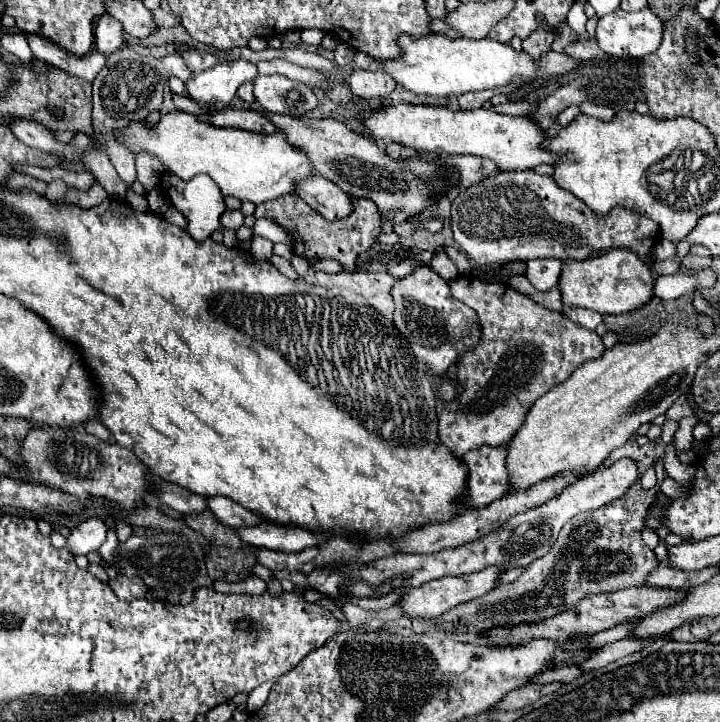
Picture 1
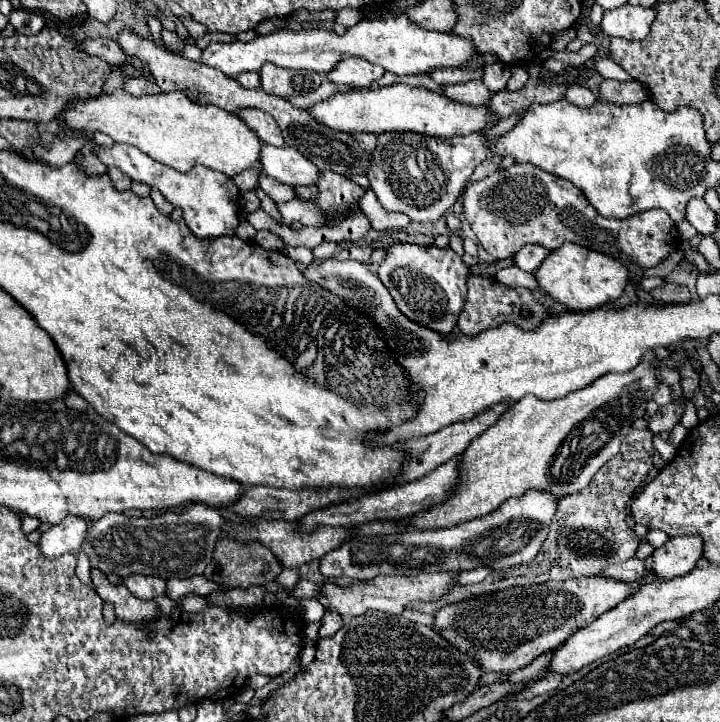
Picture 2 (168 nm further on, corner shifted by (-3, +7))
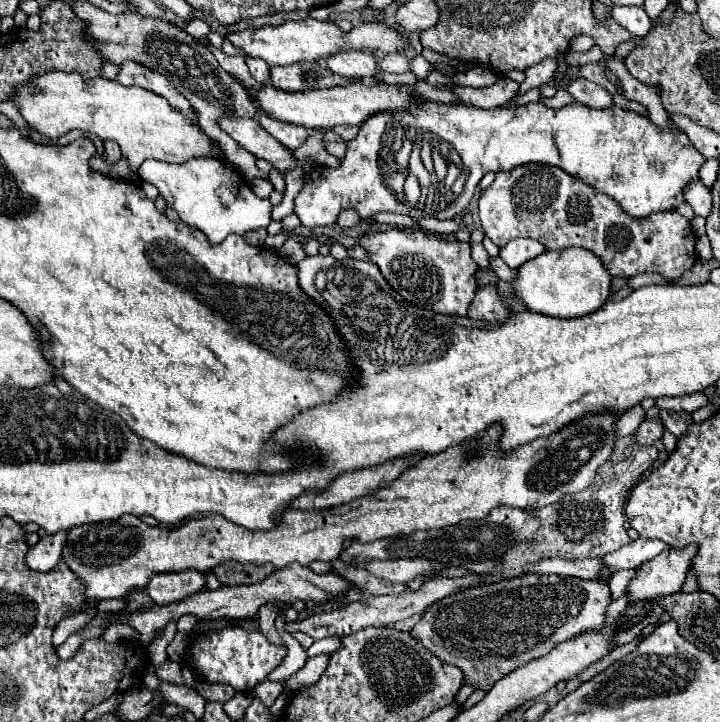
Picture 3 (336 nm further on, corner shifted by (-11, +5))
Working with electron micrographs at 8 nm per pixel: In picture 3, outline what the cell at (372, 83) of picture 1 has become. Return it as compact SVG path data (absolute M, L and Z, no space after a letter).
M344 51L326 59L326 65L332 73L344 77L366 77L376 73L376 59L364 51Z

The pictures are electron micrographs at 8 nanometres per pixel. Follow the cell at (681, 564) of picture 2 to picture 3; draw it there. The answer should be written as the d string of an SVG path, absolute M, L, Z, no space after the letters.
M692 545L680 551L664 549L652 561L646 561L626 587L628 603L656 599L660 595L672 595L680 591L684 577L690 571L690 559L694 553L696 549Z

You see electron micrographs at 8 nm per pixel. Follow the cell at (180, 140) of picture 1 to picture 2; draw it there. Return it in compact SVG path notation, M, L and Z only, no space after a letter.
M116 91L112 95L92 97L70 105L60 117L60 123L66 123L70 129L84 129L88 133L102 131L116 143L130 143L150 155L154 161L182 173L190 171L194 165L220 171L230 179L246 169L256 169L262 173L262 139L236 113L228 113L212 105L192 103L186 95L180 95L180 91L142 97Z

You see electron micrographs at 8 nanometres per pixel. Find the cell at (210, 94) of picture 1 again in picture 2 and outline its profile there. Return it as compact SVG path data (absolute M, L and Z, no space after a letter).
M404 11L396 15L382 15L378 19L362 19L354 27L350 27L342 37L324 31L324 29L310 29L310 31L274 31L268 35L260 35L250 43L234 41L234 43L210 43L200 63L222 71L230 79L238 77L244 71L260 71L264 63L274 63L284 69L310 69L320 75L328 75L340 63L340 59L360 57L374 65L384 67L384 71L394 75L430 75L436 69L462 69L480 53L476 45L460 35L442 33L442 31L428 31L418 27L404 15Z

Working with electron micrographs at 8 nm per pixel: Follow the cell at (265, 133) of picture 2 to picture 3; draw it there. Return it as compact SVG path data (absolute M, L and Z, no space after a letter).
M260 115L260 119L258 119L258 123L274 137L274 139L278 139L286 149L298 149L306 139L308 139L308 129L304 129L304 127L300 127L300 125L288 125L288 123L284 123L284 121L276 121L276 119L272 119L272 117L268 117L268 115Z

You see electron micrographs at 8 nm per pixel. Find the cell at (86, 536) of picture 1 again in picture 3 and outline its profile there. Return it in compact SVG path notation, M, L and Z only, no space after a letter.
M60 531L54 535L44 535L36 545L32 545L28 549L26 565L32 571L40 571L40 573L52 571L62 557L64 541L66 541L66 531Z

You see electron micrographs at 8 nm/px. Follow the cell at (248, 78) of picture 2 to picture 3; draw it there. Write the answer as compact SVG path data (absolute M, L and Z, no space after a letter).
M246 61L252 77L258 81L258 83L268 83L270 81L270 71L268 71L268 65L266 61Z

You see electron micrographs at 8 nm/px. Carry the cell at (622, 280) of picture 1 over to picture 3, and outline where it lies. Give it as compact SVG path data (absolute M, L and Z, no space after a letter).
M568 247L564 251L544 251L516 269L512 297L520 299L528 311L556 317L582 317L604 305L610 295L610 275L602 261L588 249Z

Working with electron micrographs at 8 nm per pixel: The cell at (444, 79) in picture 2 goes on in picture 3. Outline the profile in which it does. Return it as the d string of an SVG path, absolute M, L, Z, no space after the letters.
M417 55L410 63L411 71L418 78L426 78L428 73L432 72L432 67L429 62L427 62L422 55Z

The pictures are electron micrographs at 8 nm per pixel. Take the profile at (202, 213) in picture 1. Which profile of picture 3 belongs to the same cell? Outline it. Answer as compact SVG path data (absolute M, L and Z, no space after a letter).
M194 157L184 165L146 159L138 173L142 181L156 185L160 195L166 199L168 207L176 209L184 223L200 229L212 245L224 241L230 233L244 235L246 231L268 227L272 221L270 201L256 197L242 179L242 175L234 171L224 159Z

